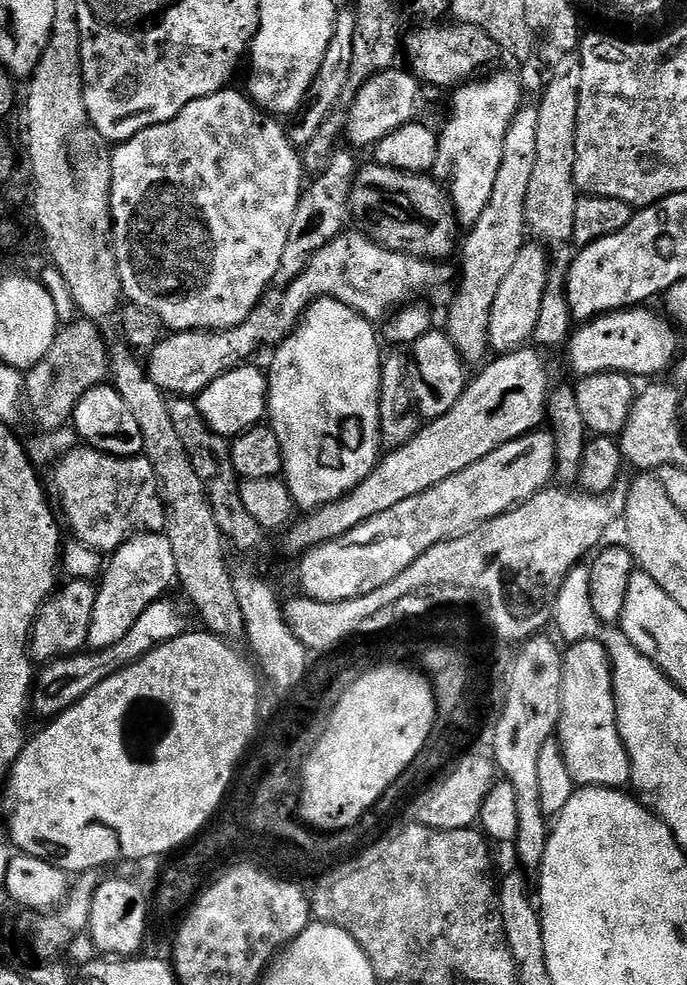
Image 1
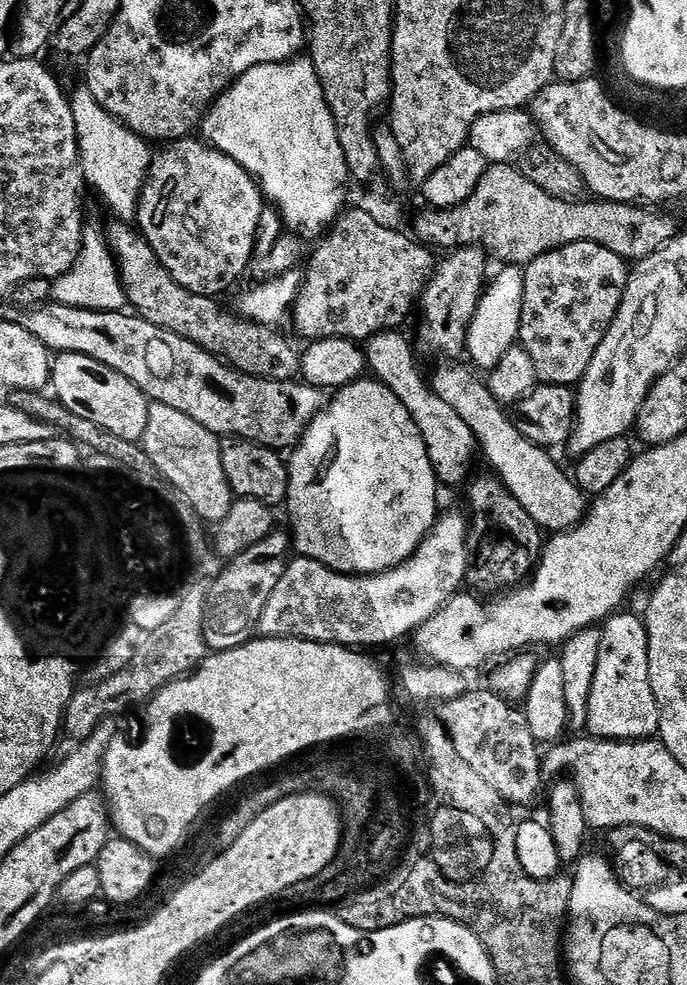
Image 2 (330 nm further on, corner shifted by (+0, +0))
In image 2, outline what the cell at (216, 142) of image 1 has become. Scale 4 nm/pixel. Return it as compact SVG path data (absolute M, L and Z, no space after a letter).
M185 138L179 141L176 156L172 156L167 160L166 157L160 156L151 161L150 167L146 175L146 183L144 184L140 193L140 203L138 205L138 225L139 231L142 233L148 245L156 251L156 257L160 260L161 266L165 268L169 274L174 278L174 282L178 282L186 290L190 290L199 296L210 296L213 298L219 297L219 292L224 292L240 275L247 273L250 268L250 261L254 256L255 246L255 231L259 226L260 214L266 207L266 201L261 193L260 185L257 184L254 177L252 177L246 169L238 162L234 162L232 158L226 154L222 154L217 148L209 146L203 139Z

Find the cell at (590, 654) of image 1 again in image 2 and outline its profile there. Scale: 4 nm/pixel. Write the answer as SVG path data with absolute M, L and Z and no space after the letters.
M623 612L609 616L600 628L600 649L588 694L586 728L593 737L602 740L647 740L659 730L658 706L647 674L647 630L639 615Z

